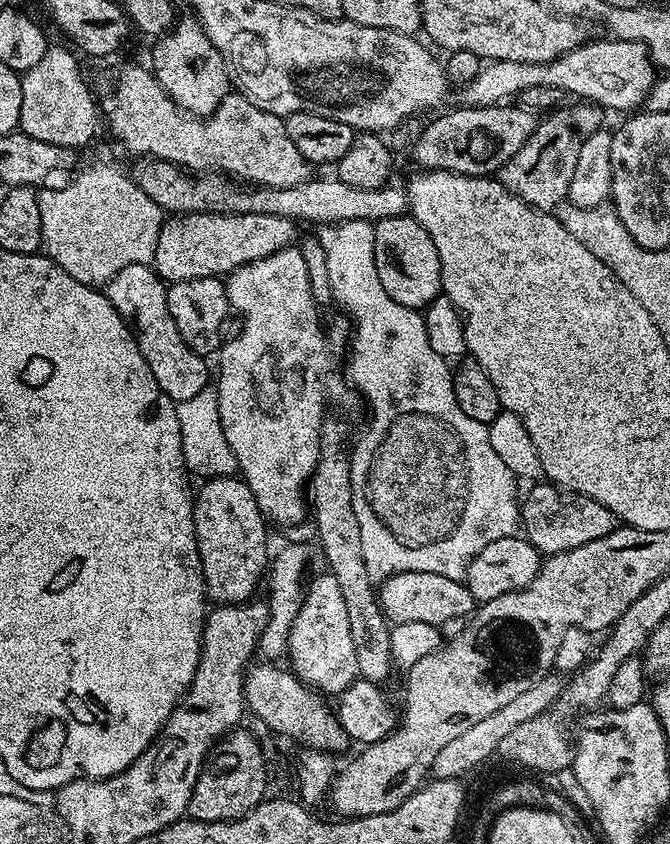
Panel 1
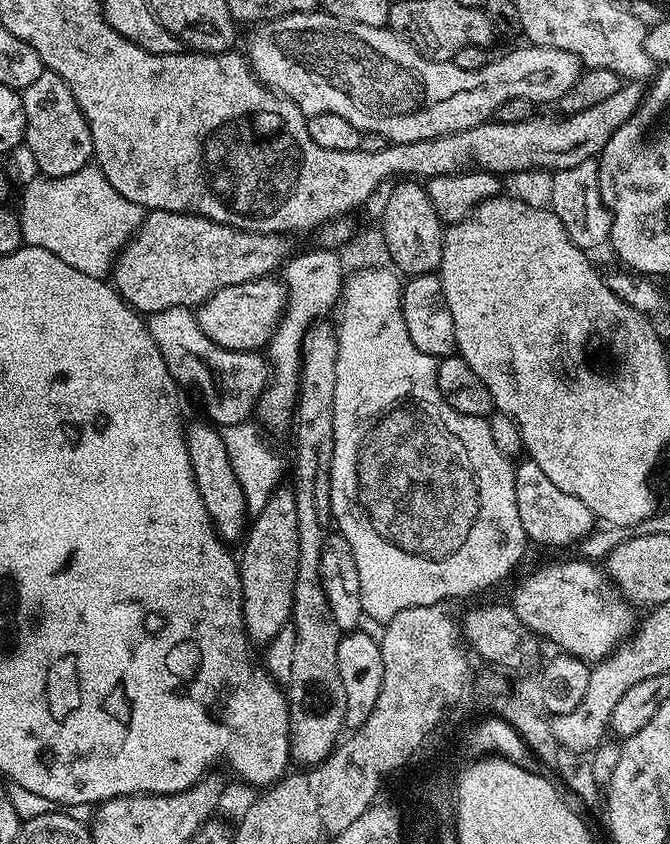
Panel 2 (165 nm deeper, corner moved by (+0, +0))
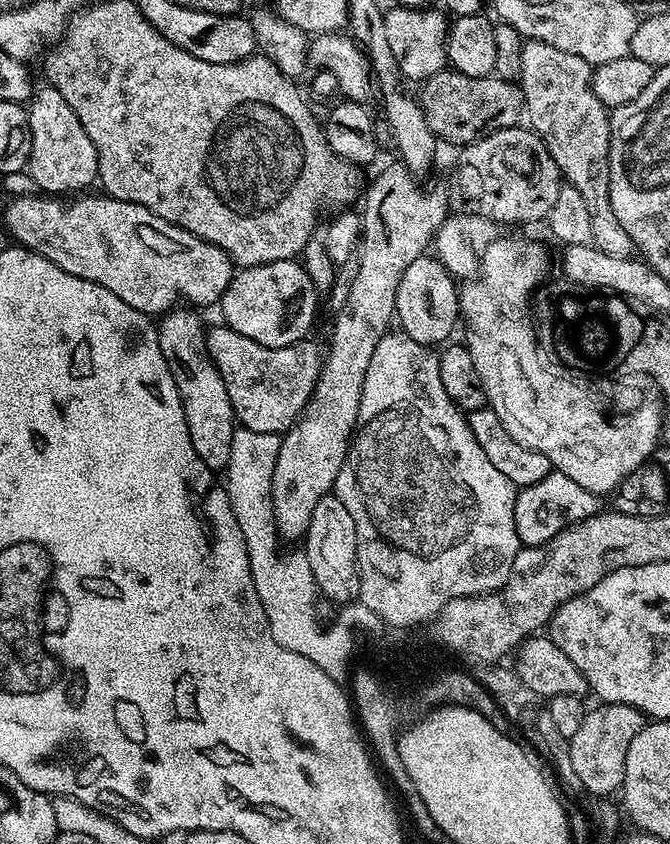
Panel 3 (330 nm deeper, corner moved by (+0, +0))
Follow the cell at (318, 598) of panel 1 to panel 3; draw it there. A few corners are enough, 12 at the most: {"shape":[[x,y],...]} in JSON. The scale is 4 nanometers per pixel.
{"shape":[[335,494],[310,514],[302,551],[319,595],[360,595],[358,534]]}

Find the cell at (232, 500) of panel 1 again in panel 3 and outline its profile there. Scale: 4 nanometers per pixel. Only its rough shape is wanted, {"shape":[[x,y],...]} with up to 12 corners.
{"shape":[[188,306],[158,324],[190,442],[210,469],[230,462],[238,421]]}

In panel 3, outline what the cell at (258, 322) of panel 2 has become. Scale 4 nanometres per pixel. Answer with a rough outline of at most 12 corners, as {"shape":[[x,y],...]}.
{"shape":[[303,263],[240,268],[223,323],[267,348],[301,343],[317,290]]}

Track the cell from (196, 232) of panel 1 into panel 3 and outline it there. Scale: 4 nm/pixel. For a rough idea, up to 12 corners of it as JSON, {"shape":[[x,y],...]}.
{"shape":[[107,194],[13,196],[3,231],[149,318],[215,305],[218,246]]}

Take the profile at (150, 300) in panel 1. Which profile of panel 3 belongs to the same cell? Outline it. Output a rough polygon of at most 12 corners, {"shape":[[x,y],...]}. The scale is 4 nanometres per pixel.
{"shape":[[230,327],[208,353],[237,421],[287,432],[320,374],[307,343],[267,348]]}

